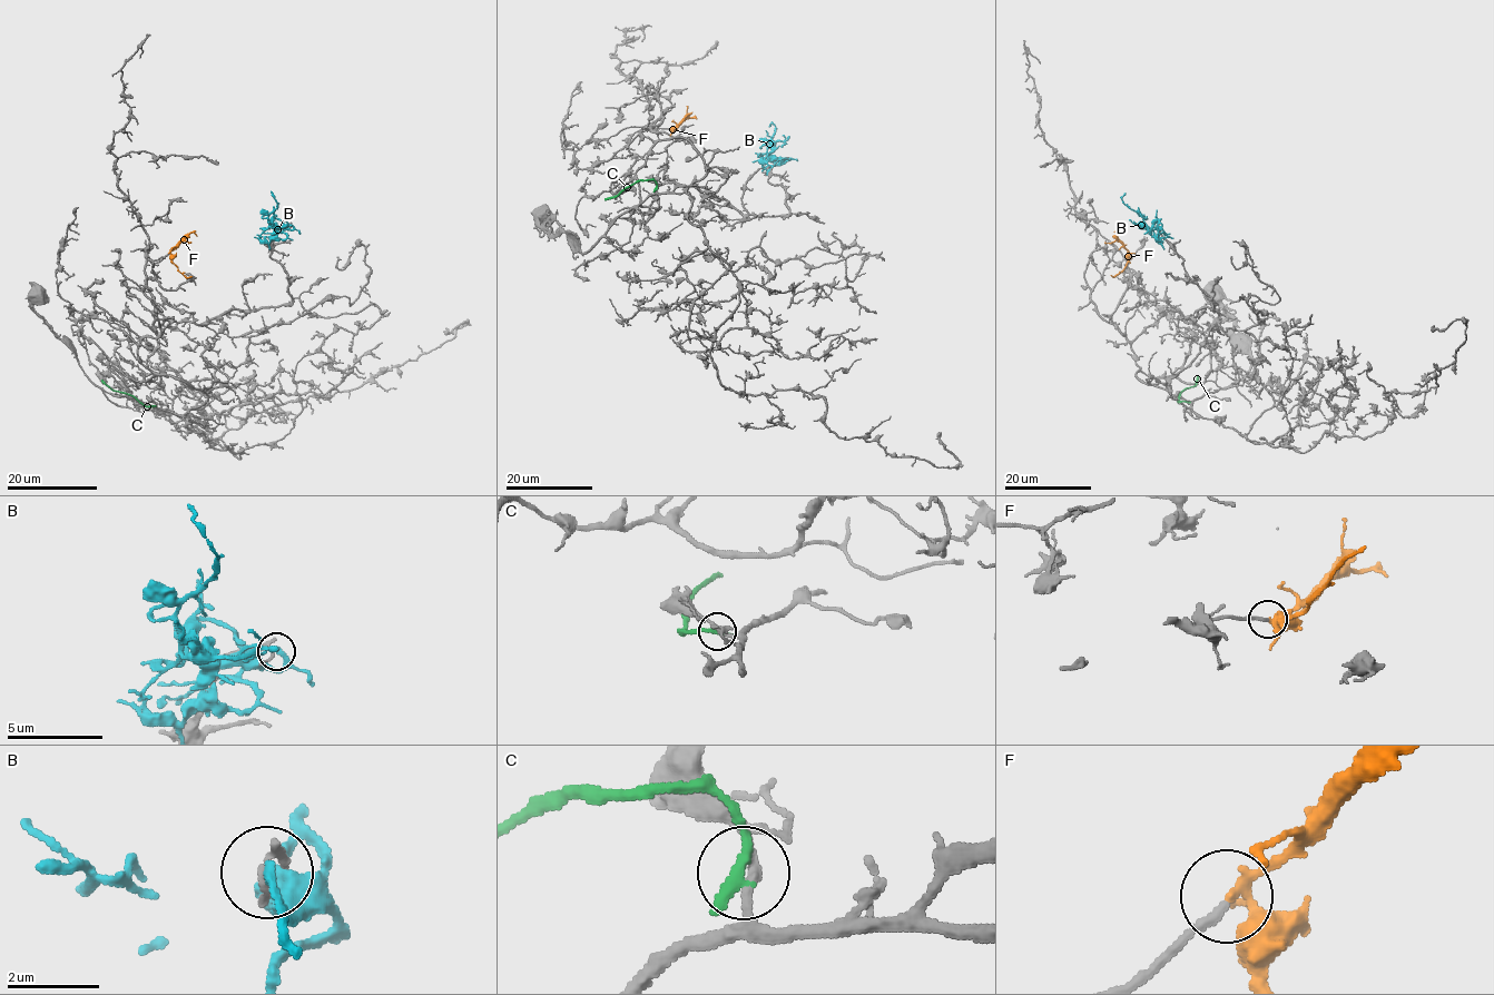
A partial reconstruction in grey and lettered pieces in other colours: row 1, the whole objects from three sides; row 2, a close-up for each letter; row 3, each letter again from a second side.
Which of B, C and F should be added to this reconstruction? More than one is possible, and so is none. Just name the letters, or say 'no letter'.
F

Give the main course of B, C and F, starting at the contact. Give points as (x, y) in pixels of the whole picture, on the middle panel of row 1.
B: (788, 157), (773, 161), (769, 158), (767, 143), (775, 127), (773, 124), (769, 127)
C: (657, 188), (654, 180), (637, 180), (605, 199)
F: (669, 129), (676, 128), (691, 111)

